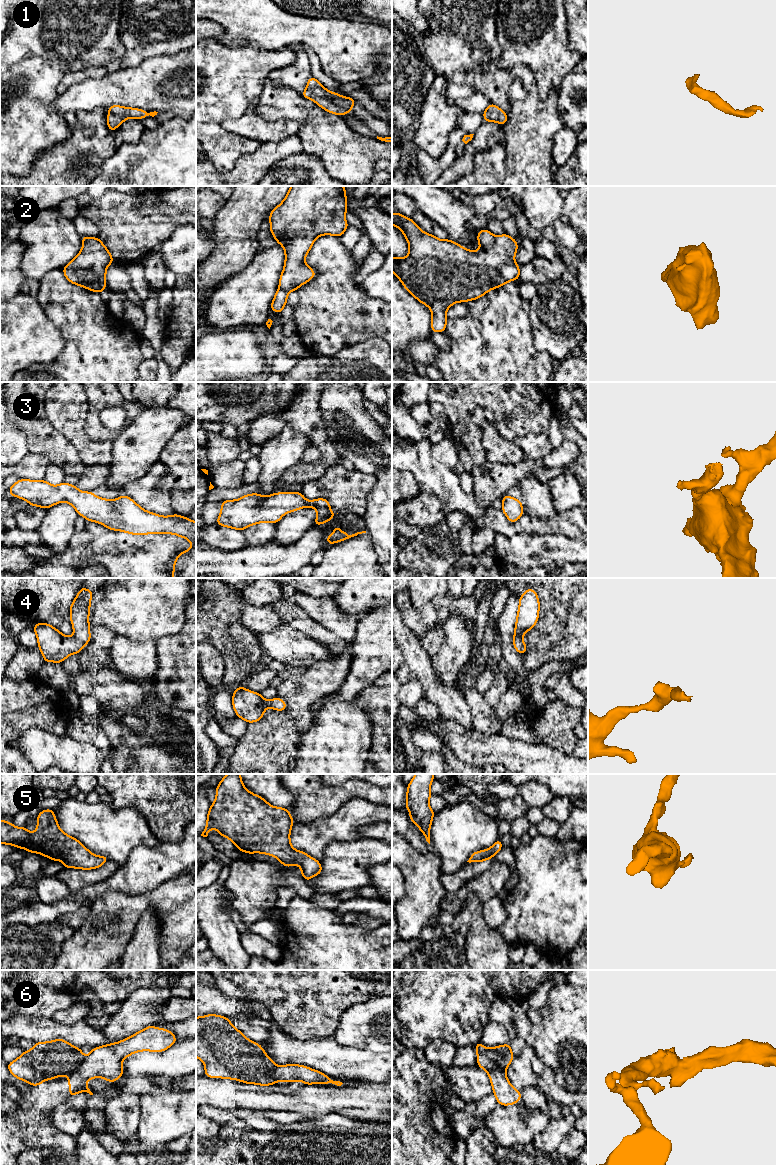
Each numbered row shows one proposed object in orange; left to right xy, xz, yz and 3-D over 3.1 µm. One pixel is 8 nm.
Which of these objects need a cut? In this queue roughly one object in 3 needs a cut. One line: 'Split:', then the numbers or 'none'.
Split: 6

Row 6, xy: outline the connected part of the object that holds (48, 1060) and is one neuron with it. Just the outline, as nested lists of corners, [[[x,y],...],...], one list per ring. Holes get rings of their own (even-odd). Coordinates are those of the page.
[[[64,1039],[36,1042],[31,1050],[24,1051],[16,1060],[7,1064],[9,1072],[31,1086],[62,1075],[72,1075],[85,1059],[82,1049]]]

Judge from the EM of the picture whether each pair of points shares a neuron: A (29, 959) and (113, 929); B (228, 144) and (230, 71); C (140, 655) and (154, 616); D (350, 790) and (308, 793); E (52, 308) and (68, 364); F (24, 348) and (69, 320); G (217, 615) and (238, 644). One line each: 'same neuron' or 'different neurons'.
A: different neurons
B: same neuron
C: different neurons
D: same neuron
E: same neuron
F: different neurons
G: same neuron

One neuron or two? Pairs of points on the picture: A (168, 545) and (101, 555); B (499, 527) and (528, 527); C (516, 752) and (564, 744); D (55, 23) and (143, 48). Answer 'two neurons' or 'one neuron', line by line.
A: one neuron
B: one neuron
C: two neurons
D: two neurons

